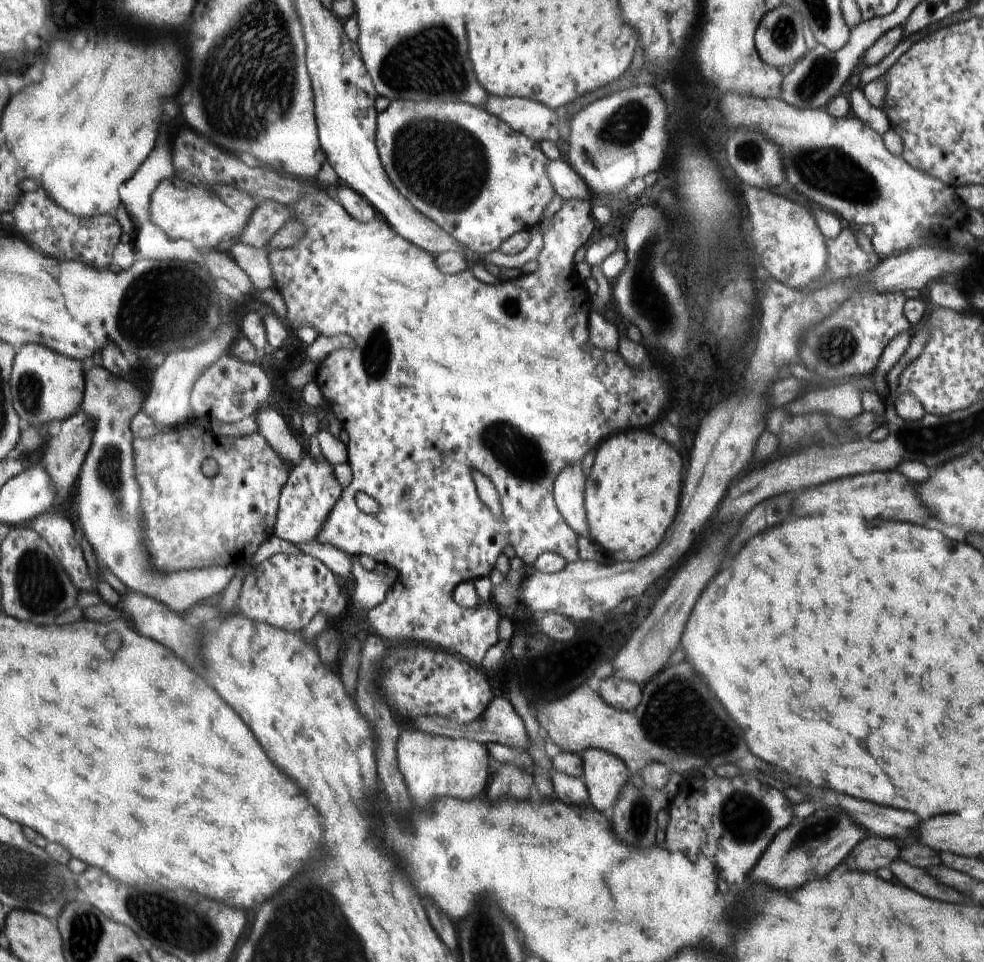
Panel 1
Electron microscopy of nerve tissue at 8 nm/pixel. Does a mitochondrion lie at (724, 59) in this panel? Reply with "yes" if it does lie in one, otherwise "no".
no

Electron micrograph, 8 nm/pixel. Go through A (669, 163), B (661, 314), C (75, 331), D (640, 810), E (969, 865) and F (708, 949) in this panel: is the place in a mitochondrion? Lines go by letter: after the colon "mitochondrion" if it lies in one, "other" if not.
A: other
B: mitochondrion
C: other
D: mitochondrion
E: mitochondrion
F: other

